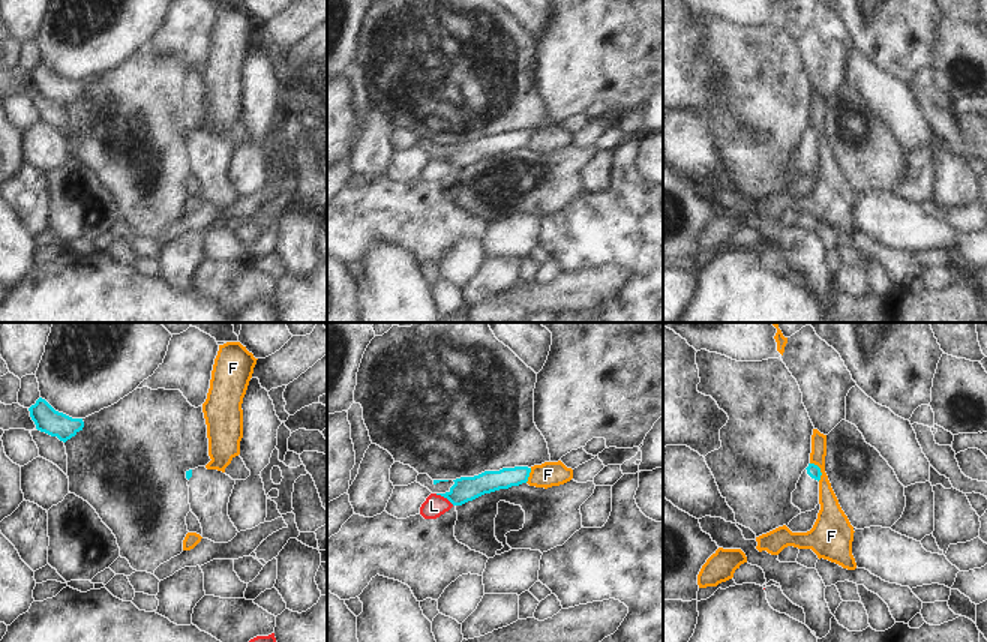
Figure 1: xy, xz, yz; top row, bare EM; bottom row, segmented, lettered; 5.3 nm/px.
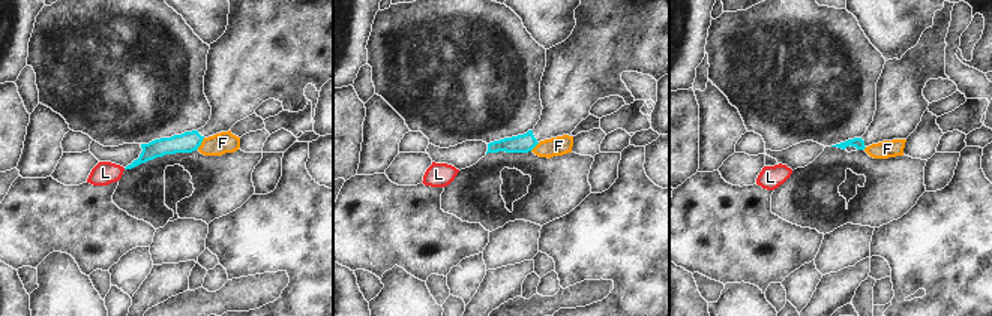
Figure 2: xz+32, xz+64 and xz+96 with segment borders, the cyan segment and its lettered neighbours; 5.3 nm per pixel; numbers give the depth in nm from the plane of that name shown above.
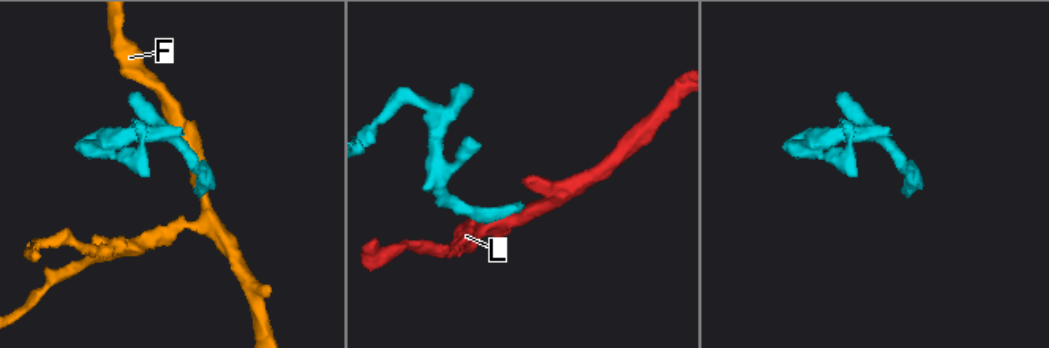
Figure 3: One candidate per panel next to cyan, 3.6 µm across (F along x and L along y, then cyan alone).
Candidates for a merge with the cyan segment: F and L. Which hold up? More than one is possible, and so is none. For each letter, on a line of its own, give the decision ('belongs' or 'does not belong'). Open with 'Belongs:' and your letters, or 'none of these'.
Belongs: none of these
F: does not belong
L: does not belong

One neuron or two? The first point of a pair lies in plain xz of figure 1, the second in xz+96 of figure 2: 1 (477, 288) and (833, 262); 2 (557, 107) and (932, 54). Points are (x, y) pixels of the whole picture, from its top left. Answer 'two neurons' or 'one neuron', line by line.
1: two neurons
2: one neuron

